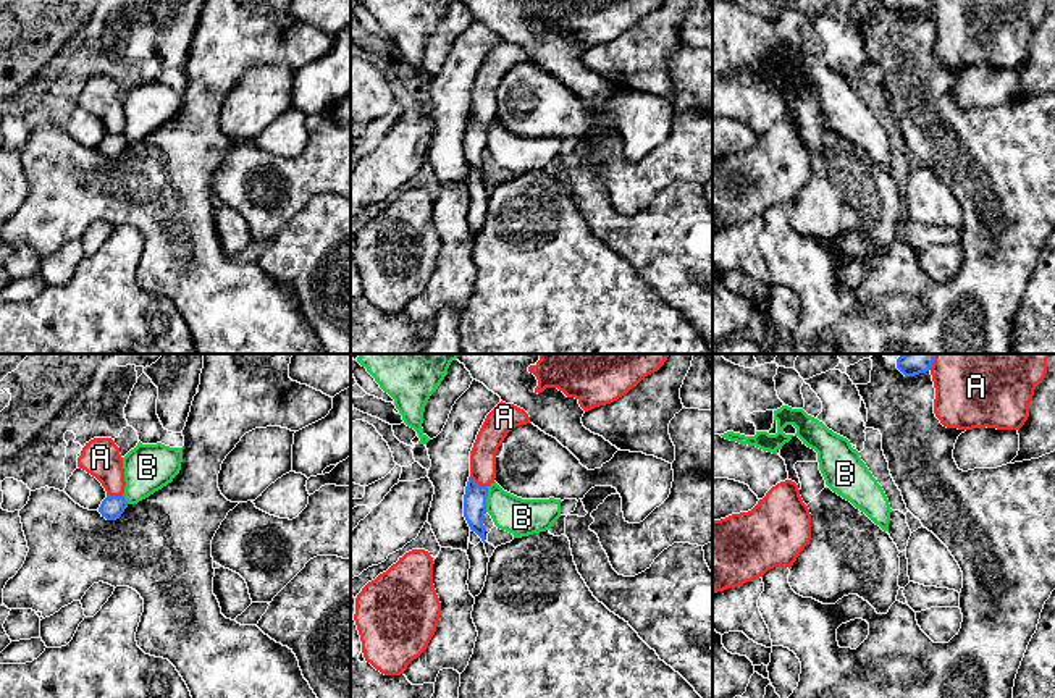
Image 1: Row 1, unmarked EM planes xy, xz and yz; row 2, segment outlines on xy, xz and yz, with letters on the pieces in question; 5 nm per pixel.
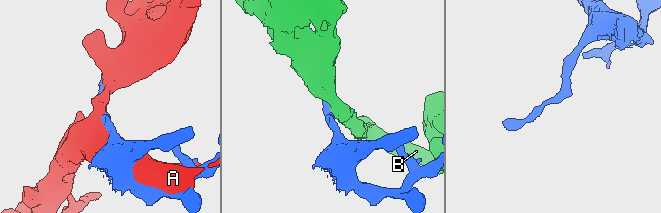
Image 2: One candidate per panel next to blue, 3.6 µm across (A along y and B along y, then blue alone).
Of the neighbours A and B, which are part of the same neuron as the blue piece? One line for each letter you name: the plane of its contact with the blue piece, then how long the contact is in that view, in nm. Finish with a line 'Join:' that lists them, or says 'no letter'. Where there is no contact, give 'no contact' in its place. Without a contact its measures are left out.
Join: no letter

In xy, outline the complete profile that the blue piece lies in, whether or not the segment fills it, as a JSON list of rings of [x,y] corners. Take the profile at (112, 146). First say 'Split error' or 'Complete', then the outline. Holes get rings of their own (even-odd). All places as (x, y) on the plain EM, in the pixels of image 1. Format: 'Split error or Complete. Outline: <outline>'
Complete. Outline: [[[107,132],[107,136],[102,139],[102,142],[99,145],[99,150],[107,158],[116,158],[121,155],[121,152],[124,150],[126,145],[128,145],[128,141],[126,141],[124,134]]]

